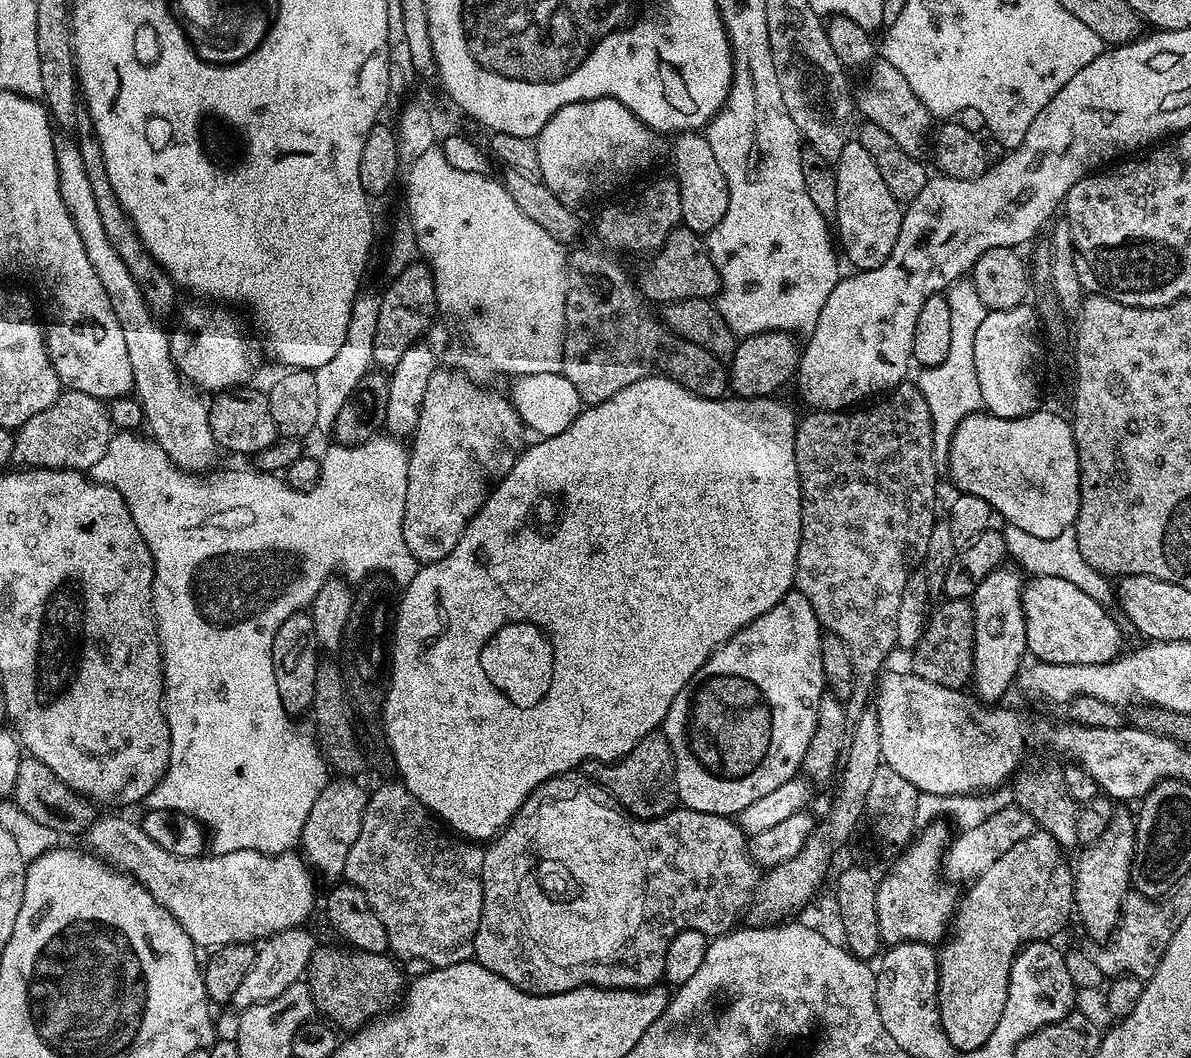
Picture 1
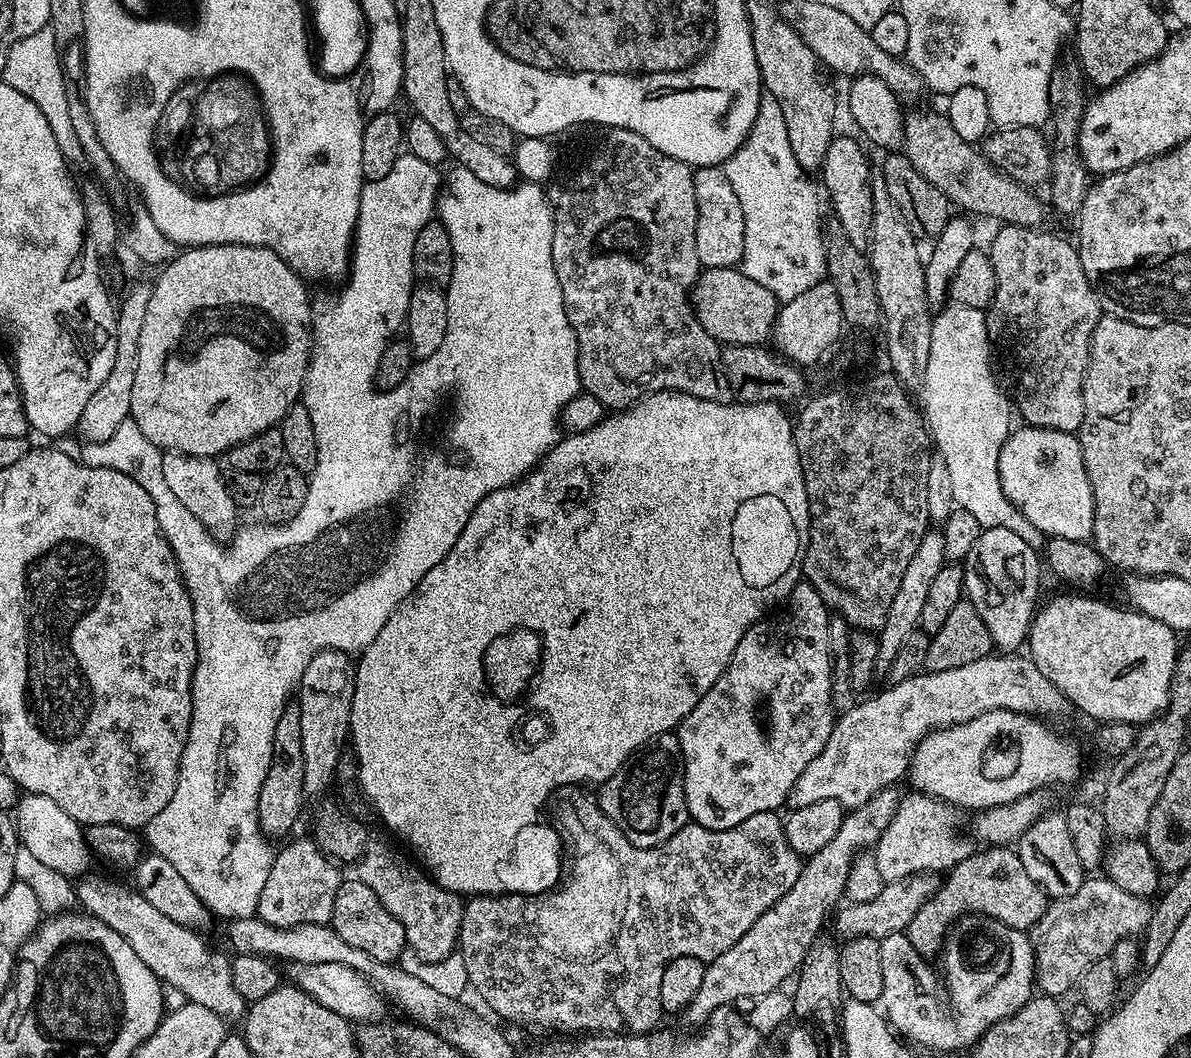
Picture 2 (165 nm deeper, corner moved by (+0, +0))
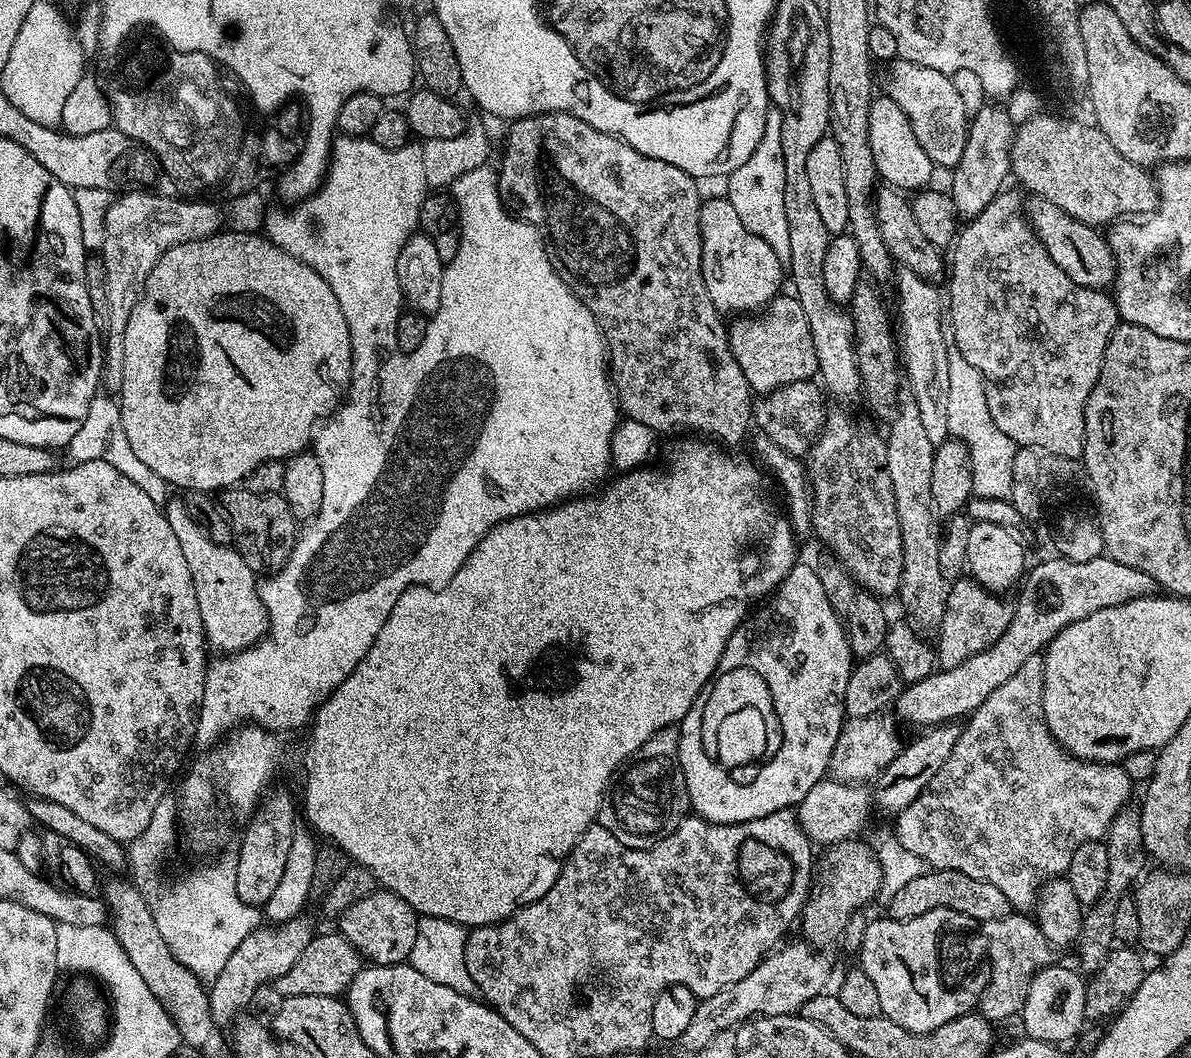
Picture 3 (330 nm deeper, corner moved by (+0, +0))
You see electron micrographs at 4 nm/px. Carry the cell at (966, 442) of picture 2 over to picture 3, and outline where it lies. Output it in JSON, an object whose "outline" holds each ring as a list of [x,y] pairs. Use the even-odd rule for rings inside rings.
{"outline":[[[952,350],[948,353],[948,369],[950,370],[950,395],[946,397],[946,422],[951,439],[962,440],[968,448],[972,459],[972,491],[982,499],[1007,500],[1011,494],[1011,463],[1018,446],[998,426],[994,426],[994,418],[990,418],[990,406],[986,406],[986,390],[984,375],[962,354]]]}

